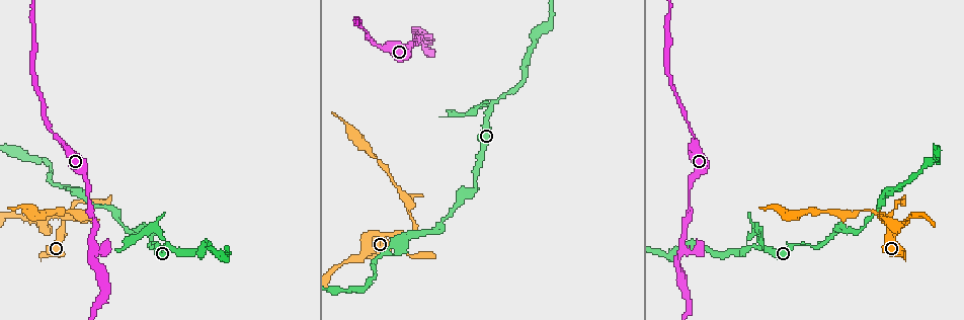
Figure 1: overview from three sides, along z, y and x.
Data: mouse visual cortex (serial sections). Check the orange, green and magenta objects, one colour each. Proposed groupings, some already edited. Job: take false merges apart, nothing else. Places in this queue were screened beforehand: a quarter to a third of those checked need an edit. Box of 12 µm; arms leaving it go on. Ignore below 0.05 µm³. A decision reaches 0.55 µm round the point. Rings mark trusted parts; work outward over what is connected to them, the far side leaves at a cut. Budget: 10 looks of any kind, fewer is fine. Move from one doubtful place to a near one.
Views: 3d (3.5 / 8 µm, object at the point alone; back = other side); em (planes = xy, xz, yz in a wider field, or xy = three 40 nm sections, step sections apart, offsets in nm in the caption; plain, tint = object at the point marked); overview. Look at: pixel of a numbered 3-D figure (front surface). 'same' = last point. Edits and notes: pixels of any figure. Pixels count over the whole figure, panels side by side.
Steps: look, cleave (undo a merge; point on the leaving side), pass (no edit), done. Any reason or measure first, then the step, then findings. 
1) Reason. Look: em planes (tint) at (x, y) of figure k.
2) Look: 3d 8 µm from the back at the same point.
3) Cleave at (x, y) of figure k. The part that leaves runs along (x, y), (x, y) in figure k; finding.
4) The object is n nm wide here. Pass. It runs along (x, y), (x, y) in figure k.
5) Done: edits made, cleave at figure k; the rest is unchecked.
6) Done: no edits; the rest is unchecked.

Four-way junction. Look: 3d 3.5 µm at (61, 218) of figure 1.

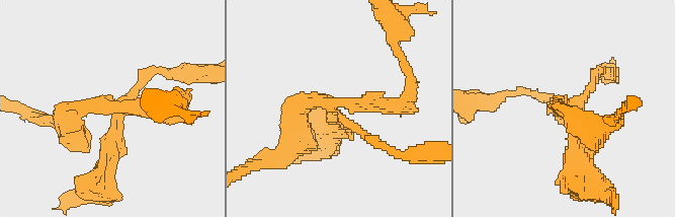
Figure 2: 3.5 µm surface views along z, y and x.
Now the EM. Look: em xy step 2 (tint) at (339, 106) of figure 2.

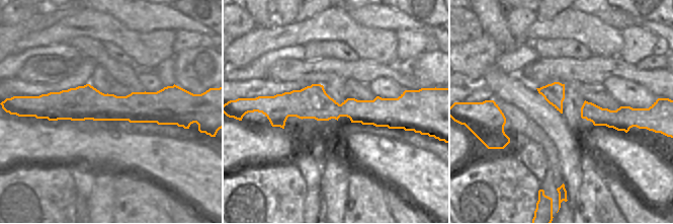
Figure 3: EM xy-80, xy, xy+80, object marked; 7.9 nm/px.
The arms are 150, 250, 250, 300 nm wide. Cleave at (143, 112) of figure 2. Two cells meet here.

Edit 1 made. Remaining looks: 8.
See it whole again. Look: overview.

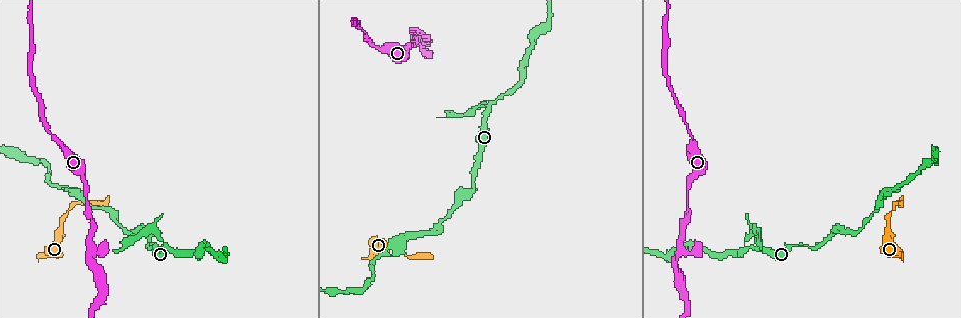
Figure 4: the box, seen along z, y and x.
Look: 3d 3.5 µm at (115, 210) of figure 4.

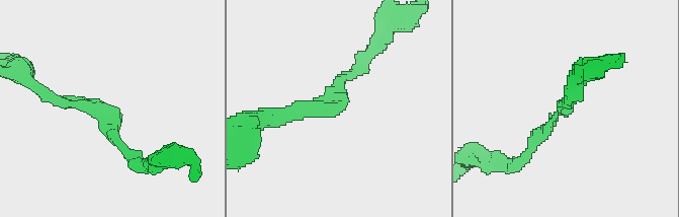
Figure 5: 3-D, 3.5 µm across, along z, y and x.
The arms are 150, 200 nm wide. Look: em xy step 2 (tint) at (337, 108) of figure 5.

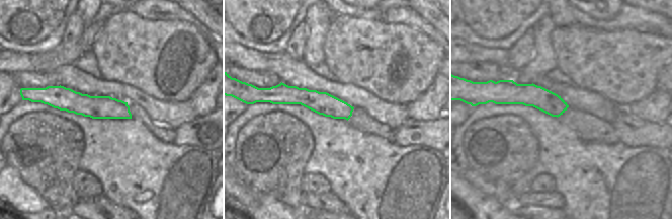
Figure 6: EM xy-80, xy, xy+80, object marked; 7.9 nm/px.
The object is 180 nm wide here. Pass. It runs along (45, 100), (117, 108), (129, 116) in figure 6; continuous, no second cell.

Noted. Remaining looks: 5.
Thick turns thin. Look: 3d 3.5 µm at (86, 185) of figure 4.

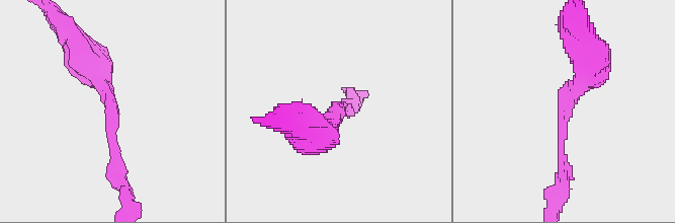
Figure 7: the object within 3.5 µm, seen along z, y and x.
Shape alone is not enough. Look: em xy step 5 (tint) at (113, 110) of figure 7.

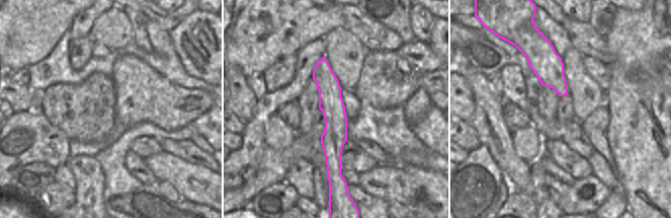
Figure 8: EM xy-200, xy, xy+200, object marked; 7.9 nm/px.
The object is 190 nm wide here. Pass. It runs along (80, 54), (114, 110), (117, 175) in figure 7; continuous, no second cell.

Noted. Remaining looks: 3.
Arms part here. Look: 3d 8 µm at (92, 245) of figure 4.

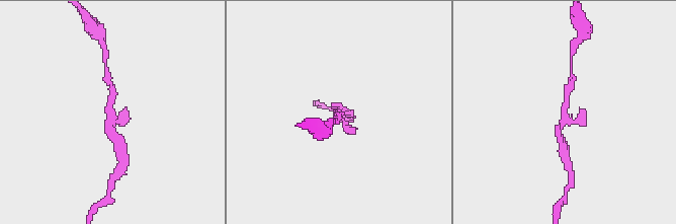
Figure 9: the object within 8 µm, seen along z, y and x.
Look: em xy step 2 (tint) at (109, 114) of figure 9.

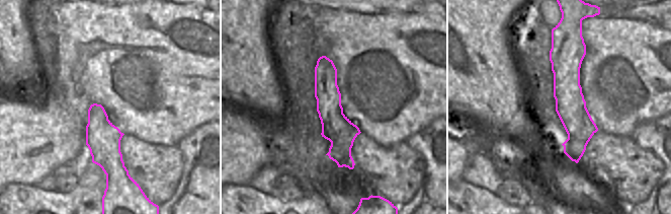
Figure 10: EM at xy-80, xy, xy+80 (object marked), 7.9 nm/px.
The object is 240 nm wide here. Pass. It runs along (570, 42), (576, 158) in figure 10; continuous, no second cell.

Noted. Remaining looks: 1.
Done: edits made, cleave at figure 2; the rest is unchecked.

